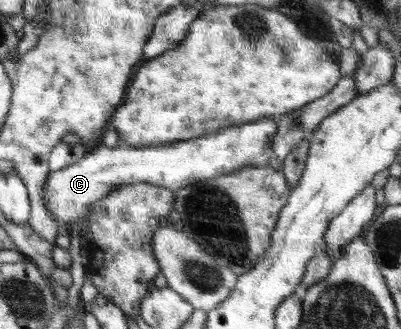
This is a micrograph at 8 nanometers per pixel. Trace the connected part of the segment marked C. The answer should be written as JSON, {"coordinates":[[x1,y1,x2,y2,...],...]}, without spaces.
{"coordinates":[[264,118,167,146,101,145,85,153,76,163,50,173,44,186,44,203,54,219,60,223,63,229,61,231,68,231,72,223,88,213,92,204,118,186,150,183,176,193,198,179,220,177,241,168,268,166,276,134,276,118]]}

